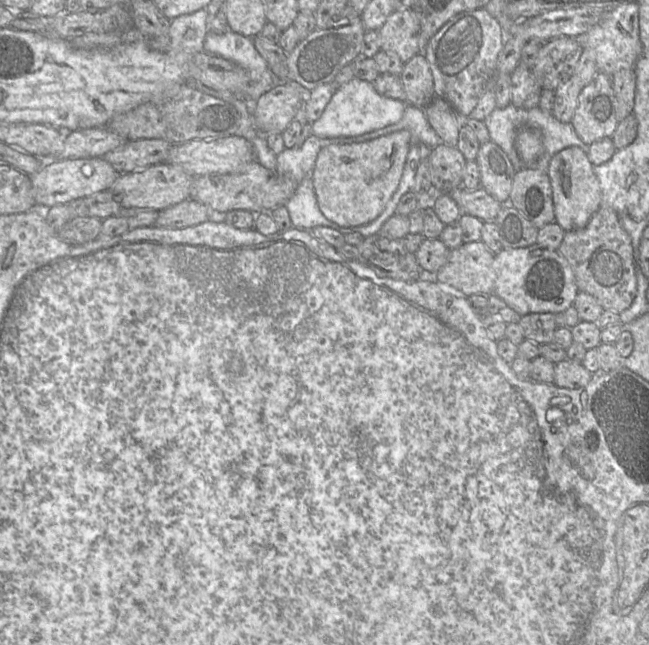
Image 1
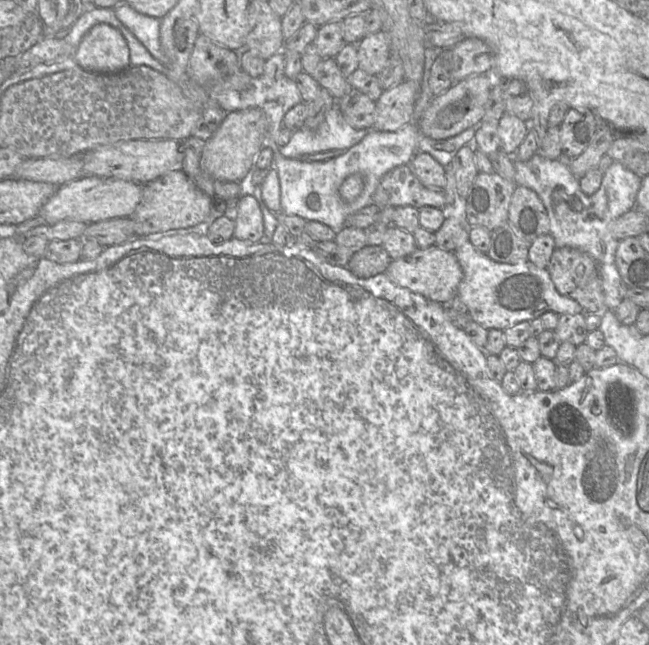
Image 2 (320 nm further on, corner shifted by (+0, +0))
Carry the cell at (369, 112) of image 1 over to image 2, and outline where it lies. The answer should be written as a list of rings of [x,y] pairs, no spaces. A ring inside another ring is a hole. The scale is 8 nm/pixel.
[[[338,102],[315,130],[301,128],[293,133],[287,145],[280,147],[280,153],[289,159],[336,149],[347,150],[359,143],[367,134],[366,129],[350,126],[342,116]]]

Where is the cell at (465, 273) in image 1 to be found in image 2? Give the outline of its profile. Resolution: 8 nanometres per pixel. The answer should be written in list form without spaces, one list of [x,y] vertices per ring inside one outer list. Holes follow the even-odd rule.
[[[436,245],[425,249],[417,248],[407,256],[393,259],[385,273],[396,284],[439,304],[450,304],[457,296],[457,290],[463,277],[462,268],[455,253]]]

